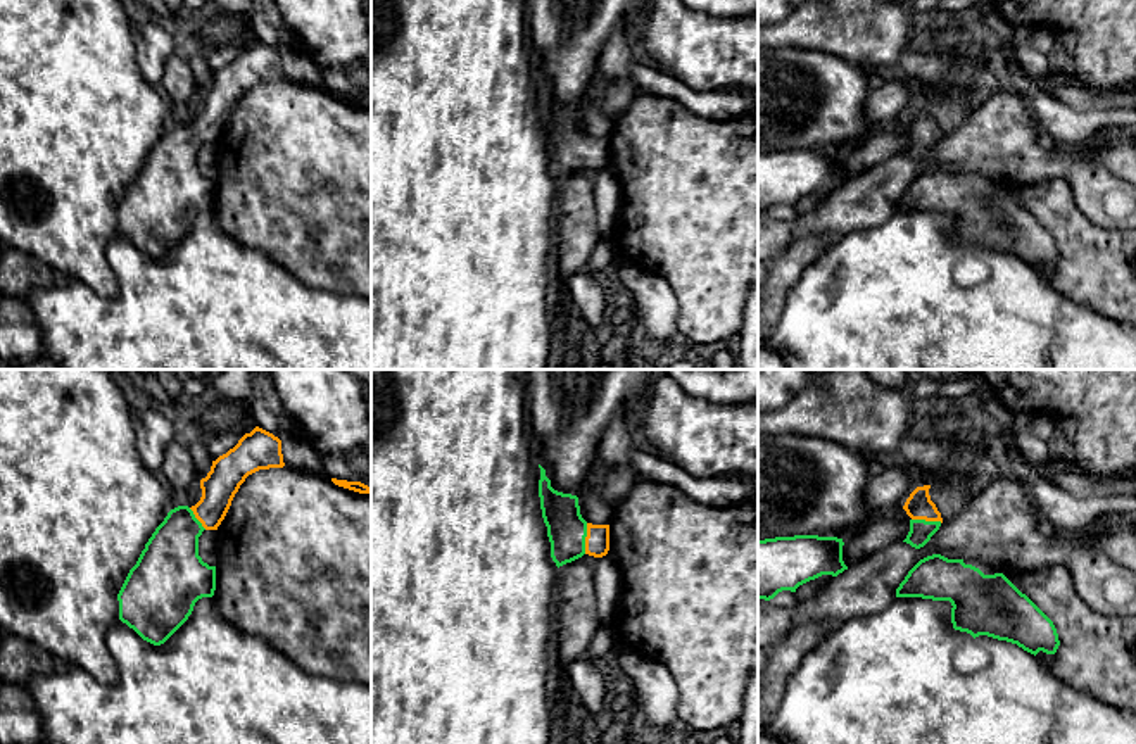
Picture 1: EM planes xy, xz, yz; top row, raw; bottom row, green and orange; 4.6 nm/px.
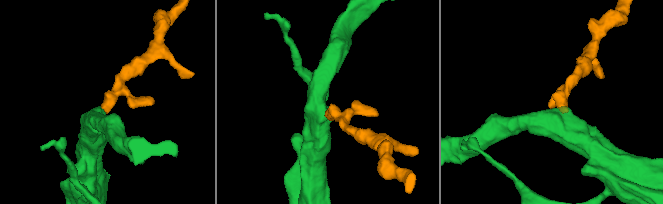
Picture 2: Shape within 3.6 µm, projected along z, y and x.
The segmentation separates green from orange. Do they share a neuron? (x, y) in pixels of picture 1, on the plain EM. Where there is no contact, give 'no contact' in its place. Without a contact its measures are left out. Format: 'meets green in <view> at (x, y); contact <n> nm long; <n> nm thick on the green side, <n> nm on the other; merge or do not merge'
meets green in xz at (584, 152); contact 140 nm long; 190 nm thick on the green side, 110 nm on the other; merge

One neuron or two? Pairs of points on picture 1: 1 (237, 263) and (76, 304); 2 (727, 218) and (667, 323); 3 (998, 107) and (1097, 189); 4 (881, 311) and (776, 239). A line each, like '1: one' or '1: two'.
1: one
2: two
3: one
4: two

